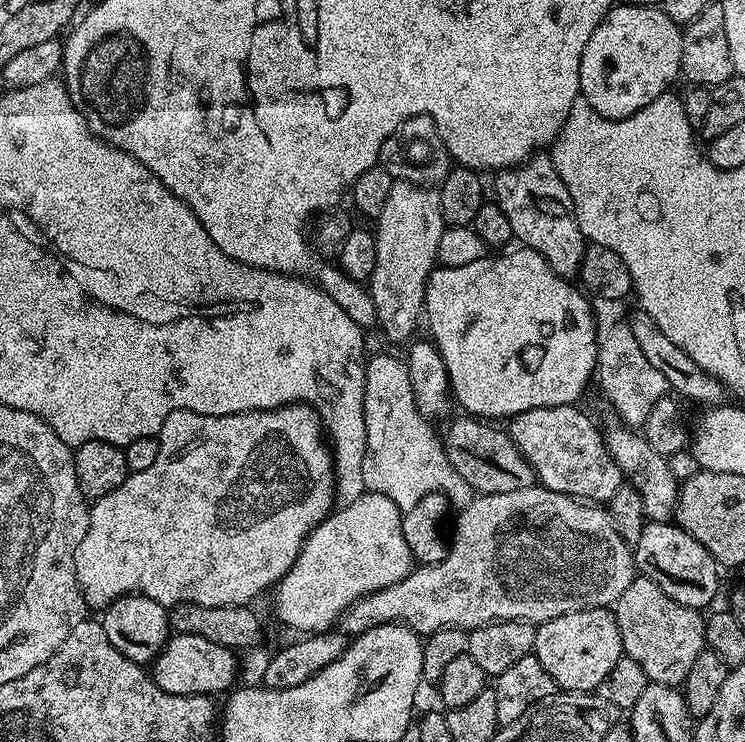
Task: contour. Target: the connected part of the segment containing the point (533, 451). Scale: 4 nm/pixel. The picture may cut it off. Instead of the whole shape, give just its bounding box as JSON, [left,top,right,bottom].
[506,404,625,502]

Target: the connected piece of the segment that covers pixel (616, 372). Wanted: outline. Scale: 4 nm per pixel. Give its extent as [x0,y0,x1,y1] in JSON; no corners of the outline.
[595,322,670,426]

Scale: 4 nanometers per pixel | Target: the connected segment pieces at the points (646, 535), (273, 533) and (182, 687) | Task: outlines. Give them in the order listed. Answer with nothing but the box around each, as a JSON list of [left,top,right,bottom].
[[634,522,721,610],[76,402,336,610],[150,634,238,698]]

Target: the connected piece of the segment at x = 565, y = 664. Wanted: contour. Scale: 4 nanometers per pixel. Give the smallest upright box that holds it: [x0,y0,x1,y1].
[534,608,624,693]

